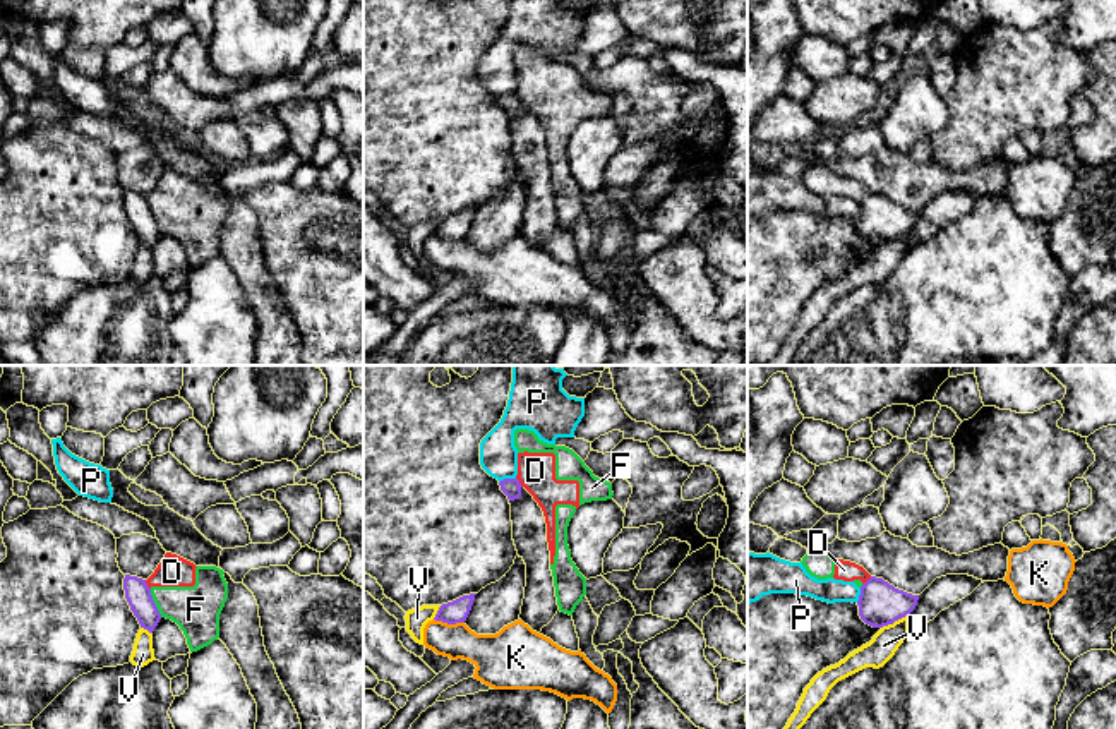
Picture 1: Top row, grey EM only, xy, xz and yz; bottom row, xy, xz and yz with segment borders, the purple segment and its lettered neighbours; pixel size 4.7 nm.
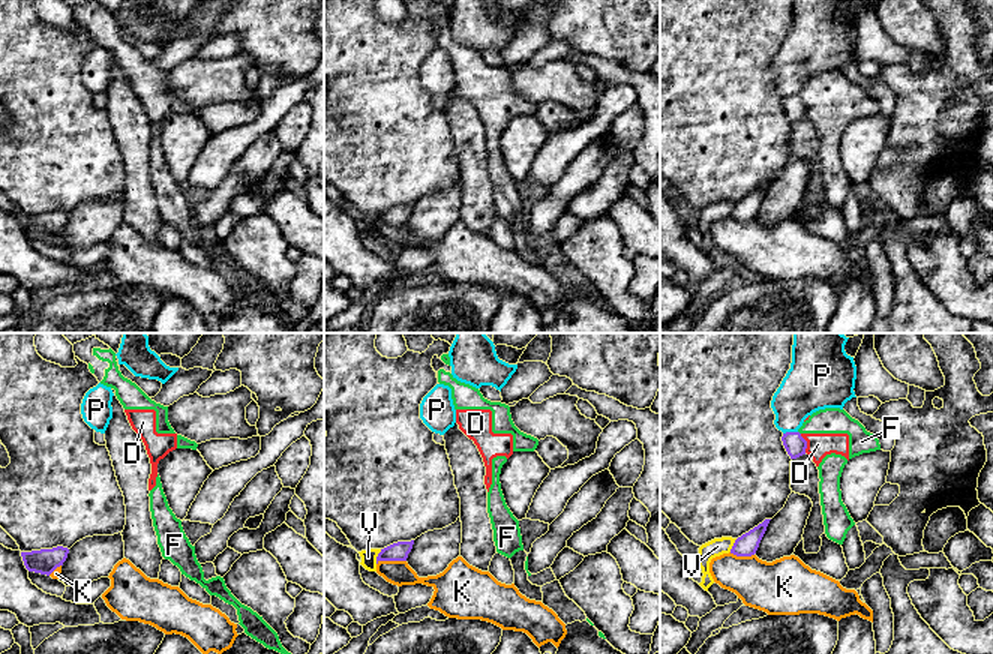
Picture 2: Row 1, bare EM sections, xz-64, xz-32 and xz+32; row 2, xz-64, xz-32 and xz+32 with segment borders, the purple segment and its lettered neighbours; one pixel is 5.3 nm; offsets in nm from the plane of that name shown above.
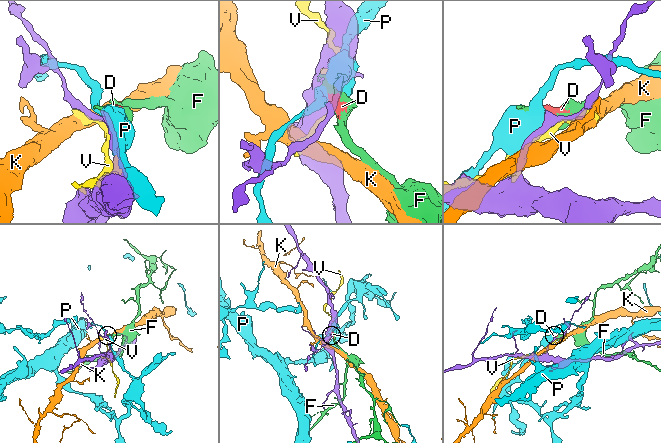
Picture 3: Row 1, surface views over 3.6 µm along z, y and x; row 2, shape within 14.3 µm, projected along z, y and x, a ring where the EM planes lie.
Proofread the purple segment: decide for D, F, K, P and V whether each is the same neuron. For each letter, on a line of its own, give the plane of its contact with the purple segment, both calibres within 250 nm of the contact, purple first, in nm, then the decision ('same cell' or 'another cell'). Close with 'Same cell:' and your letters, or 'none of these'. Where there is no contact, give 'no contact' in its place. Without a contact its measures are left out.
D: contact in xy; calibres 120 and 140 nm; another cell
F: contact in xy; calibres 120 and 220 nm; another cell
K: contact in xz; calibres 110 and 190 nm; another cell
P: contact in xz; calibres 90 and 180 nm; another cell
V: contact in yz; calibres 200 and 130 nm; another cell
Same cell: none of these

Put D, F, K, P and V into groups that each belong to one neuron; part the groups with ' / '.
D F / K / P / V

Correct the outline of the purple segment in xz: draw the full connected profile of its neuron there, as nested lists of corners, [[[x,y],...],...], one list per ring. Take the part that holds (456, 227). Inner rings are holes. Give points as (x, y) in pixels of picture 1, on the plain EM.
[[[477,209],[463,211],[453,218],[442,220],[435,230],[435,237],[447,240],[465,238]]]

